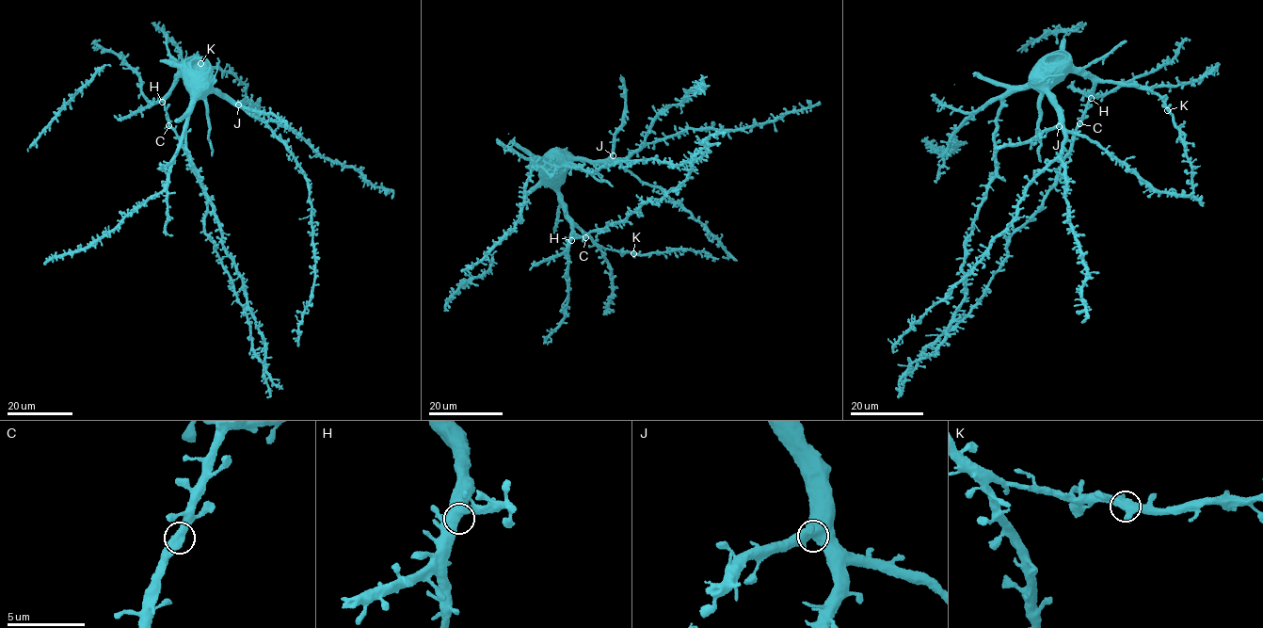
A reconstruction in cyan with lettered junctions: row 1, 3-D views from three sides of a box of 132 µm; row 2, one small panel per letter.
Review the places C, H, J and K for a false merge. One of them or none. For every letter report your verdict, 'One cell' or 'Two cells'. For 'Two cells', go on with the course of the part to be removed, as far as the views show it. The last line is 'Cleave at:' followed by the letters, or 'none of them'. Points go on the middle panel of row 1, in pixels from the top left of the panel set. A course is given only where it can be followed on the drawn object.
C: One cell
H: One cell
J: One cell
K: One cell
Cleave at: none of them

